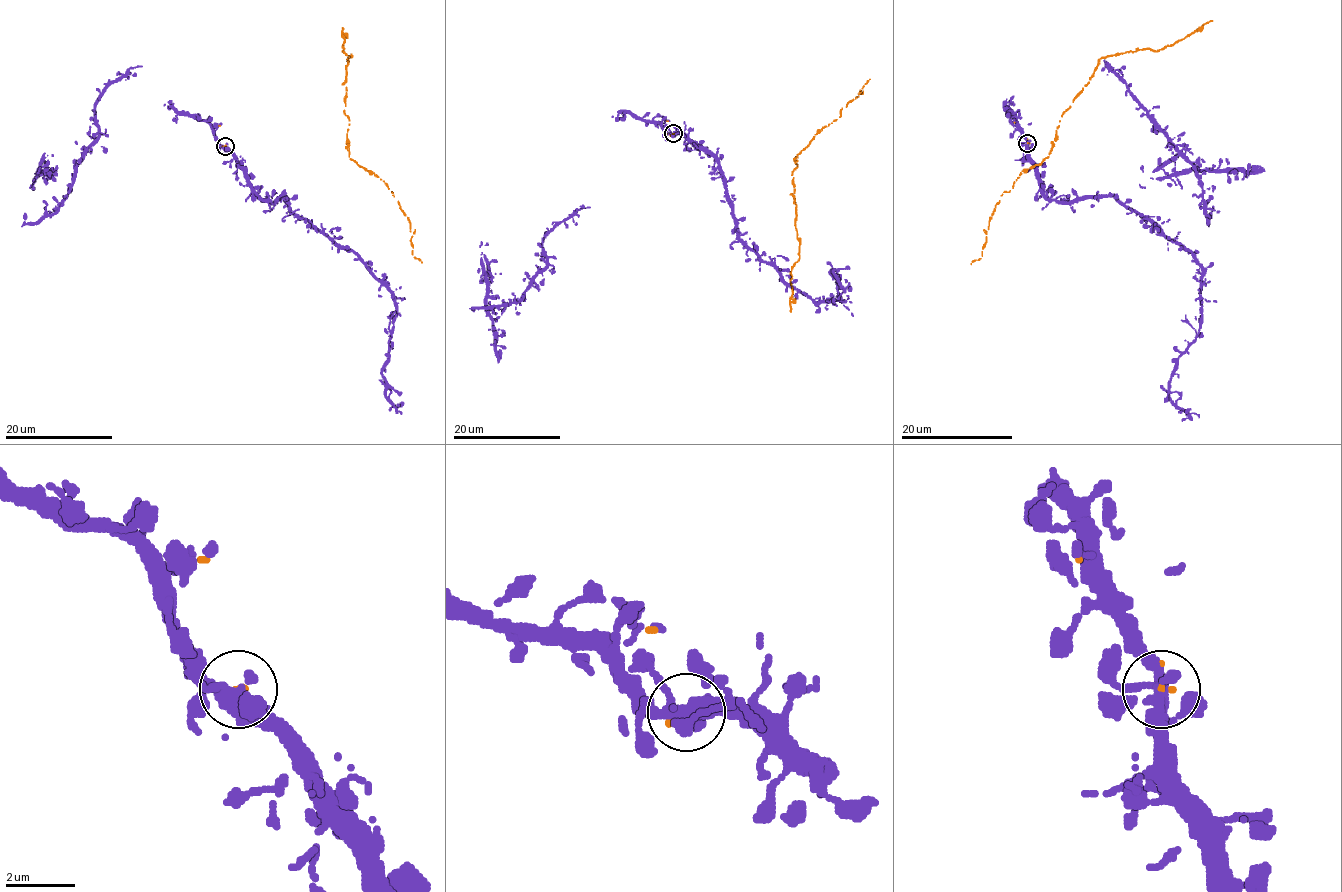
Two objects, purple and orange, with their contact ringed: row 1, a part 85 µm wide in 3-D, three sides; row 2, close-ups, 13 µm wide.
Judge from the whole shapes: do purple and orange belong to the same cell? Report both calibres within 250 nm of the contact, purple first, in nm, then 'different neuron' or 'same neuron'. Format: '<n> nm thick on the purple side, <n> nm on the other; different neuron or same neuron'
400 nm thick on the purple side, 140 nm on the other; same neuron

